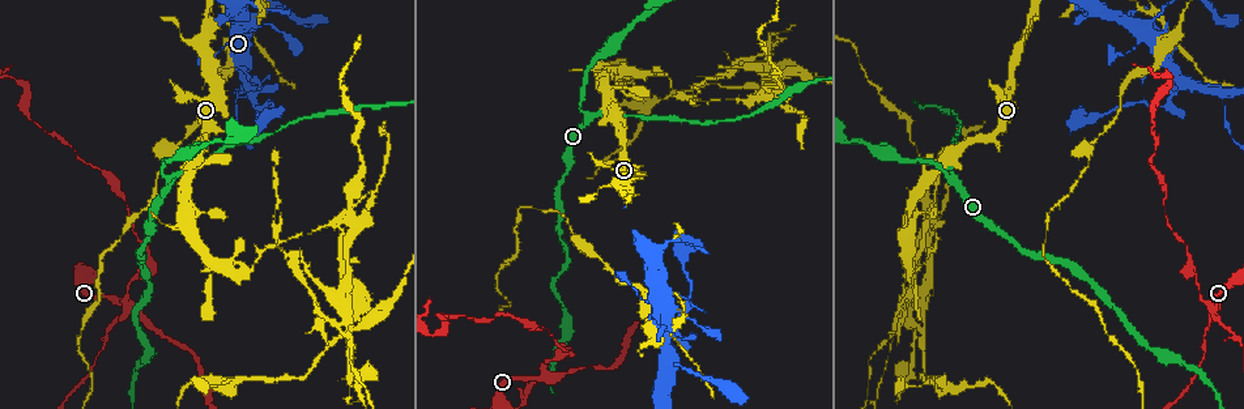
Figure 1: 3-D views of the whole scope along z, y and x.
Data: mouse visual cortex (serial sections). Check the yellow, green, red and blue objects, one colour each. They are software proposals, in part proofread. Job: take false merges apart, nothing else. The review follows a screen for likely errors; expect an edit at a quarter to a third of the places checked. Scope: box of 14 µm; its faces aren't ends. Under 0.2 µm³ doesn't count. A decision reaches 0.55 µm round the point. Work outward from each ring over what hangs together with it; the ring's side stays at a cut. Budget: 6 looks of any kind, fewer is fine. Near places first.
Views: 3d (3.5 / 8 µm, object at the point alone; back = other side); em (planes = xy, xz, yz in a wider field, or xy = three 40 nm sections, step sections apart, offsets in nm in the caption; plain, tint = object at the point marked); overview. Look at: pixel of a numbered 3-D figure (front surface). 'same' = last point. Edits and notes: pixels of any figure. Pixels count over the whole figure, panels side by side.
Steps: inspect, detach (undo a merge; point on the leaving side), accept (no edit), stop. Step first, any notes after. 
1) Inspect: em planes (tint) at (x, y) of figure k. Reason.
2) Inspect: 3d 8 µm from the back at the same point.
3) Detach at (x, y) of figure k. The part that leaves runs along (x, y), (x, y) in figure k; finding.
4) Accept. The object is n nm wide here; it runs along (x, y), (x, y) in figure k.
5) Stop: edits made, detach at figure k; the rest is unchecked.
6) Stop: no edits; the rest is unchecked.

Inspect: 3d 3.5 µm at (1213, 304) of figure 1. A narrow waist.

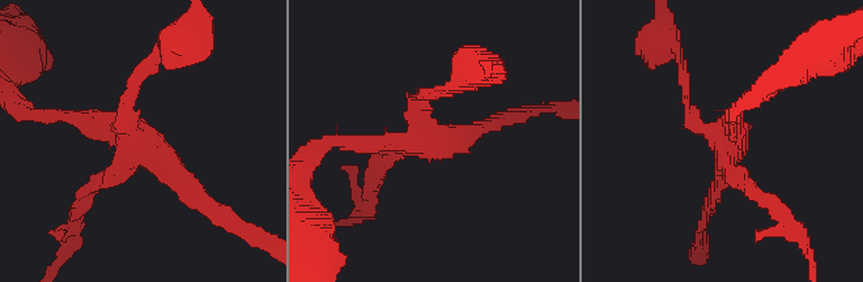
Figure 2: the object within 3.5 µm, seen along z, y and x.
Inspect: em xy step 1 (tint) at (728, 128) of figure 2. 4 arms meet here; the arms are 150, 200, 200, 250 nm wide.

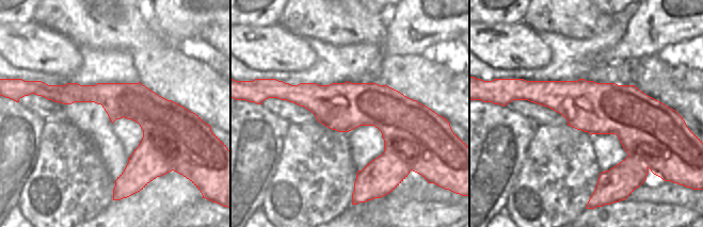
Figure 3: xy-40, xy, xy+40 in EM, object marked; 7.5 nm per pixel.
Inspect: em xy step 3 (tint) at the same point.

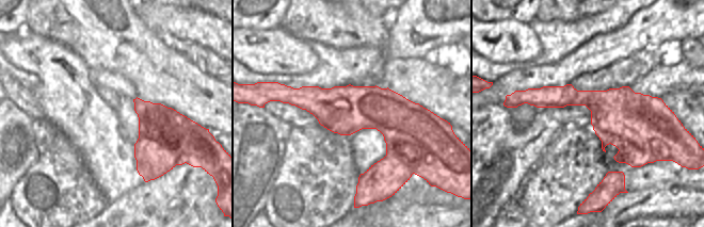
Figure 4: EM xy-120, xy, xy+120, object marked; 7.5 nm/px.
Detach at (128, 93) of figure 2. The part that leaves runs along (126, 128), (126, 92), (170, 43) in figure 2; a second cell is stuck on.

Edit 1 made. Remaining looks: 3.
Inspect: 3d 3.5 µm at (249, 82) of figure 1.

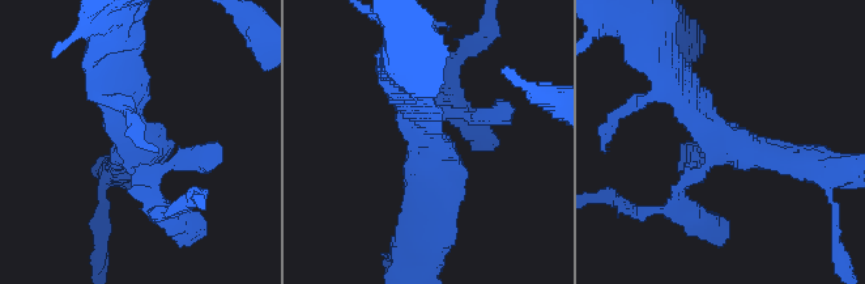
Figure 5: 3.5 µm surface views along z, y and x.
Inspect: em planes (plain) at (427, 135) of figure 5. Need the tissue.

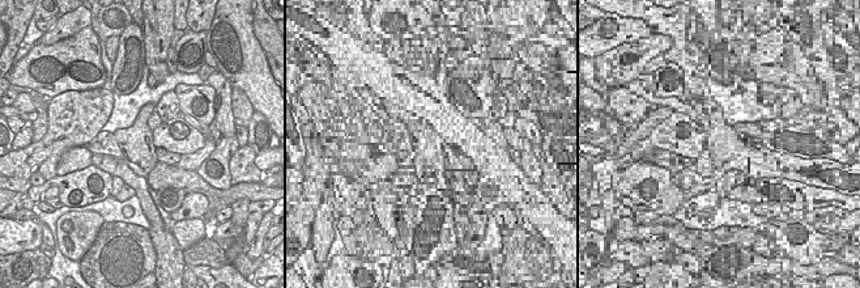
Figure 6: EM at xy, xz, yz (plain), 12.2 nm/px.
Inspect: em planes (tint) at the same point. With the object marked.

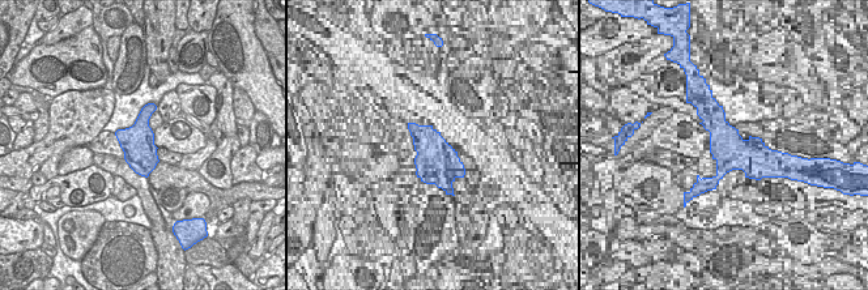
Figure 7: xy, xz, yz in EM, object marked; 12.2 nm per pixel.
Detach at (697, 211) of figure 5. The part that leaves runs along (704, 169), (672, 210), (618, 202) in figure 5; two cells meet here.

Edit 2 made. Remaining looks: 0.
Stop: edits made, detach at figure 2, detach at figure 5; the rest is unchecked.

